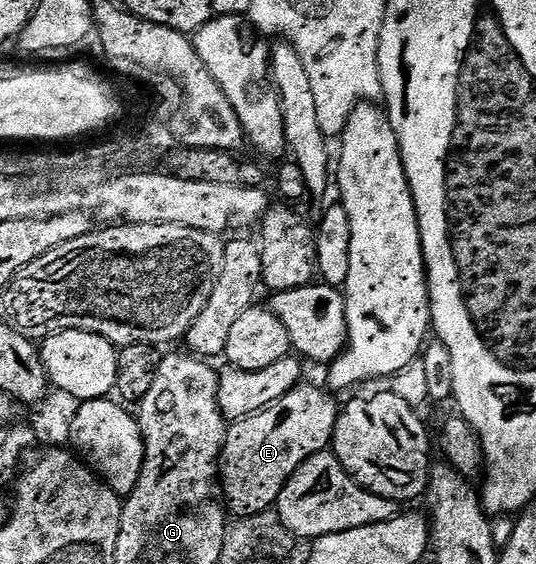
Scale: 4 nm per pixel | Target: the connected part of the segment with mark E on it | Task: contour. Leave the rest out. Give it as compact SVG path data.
M299 384L284 396L280 396L280 400L268 404L268 408L238 422L229 423L220 459L220 494L226 497L225 505L231 515L246 518L271 509L278 501L282 486L293 476L296 468L300 468L304 460L331 449L340 402L334 399L337 397L329 389L321 390L318 386L306 385Z

